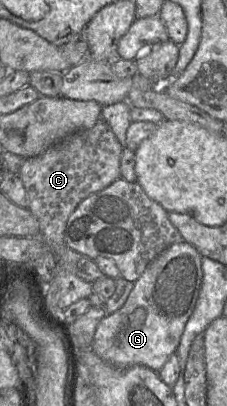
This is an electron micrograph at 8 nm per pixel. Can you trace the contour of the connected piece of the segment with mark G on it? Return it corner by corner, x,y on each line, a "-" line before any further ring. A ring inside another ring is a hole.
182,241
175,243
167,247
162,253
160,253
144,270
141,276
134,282
133,290
130,292
125,304
116,312
107,314
97,325
94,333
93,343
91,349
96,353
102,360
116,367
132,367
135,365
143,365
155,372
159,372
169,357
176,353
180,343
181,336
184,332
186,323
194,311
195,305
198,300
199,291
203,279
202,271
202,257
201,254
191,244

